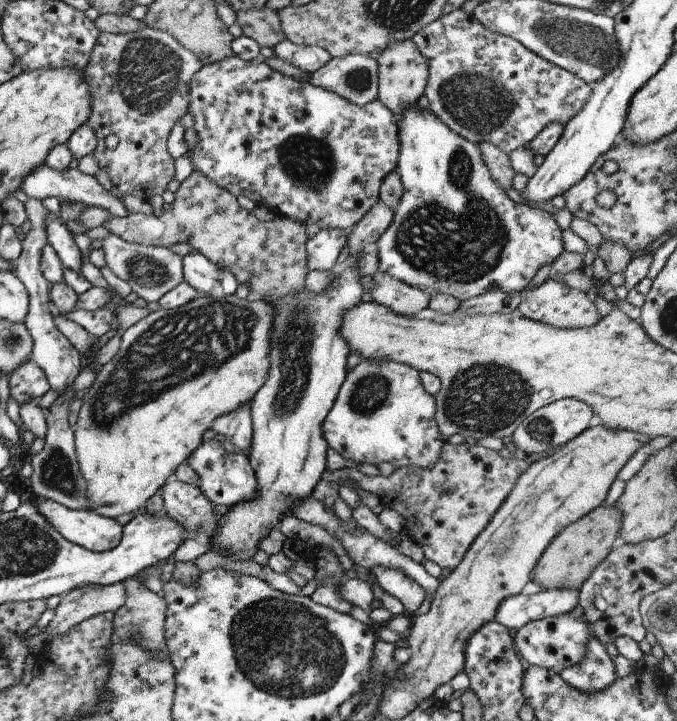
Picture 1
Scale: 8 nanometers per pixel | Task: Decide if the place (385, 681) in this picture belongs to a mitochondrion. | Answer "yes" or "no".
no

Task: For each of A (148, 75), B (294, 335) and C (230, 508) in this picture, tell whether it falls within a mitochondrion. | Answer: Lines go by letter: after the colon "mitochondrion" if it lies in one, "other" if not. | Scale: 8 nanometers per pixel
A: mitochondrion
B: mitochondrion
C: other

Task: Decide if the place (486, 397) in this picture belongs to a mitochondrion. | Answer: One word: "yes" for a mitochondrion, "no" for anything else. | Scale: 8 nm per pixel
yes

